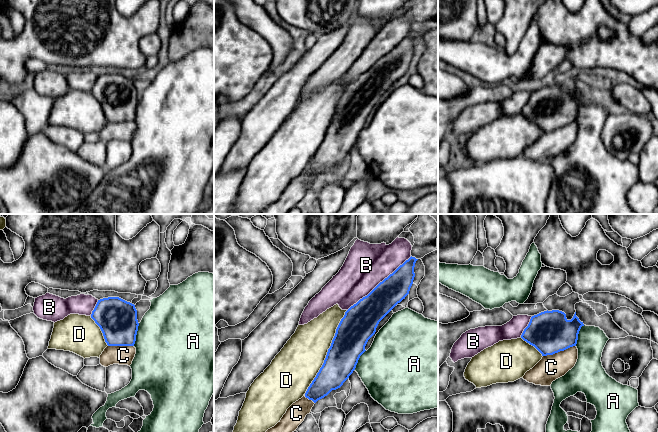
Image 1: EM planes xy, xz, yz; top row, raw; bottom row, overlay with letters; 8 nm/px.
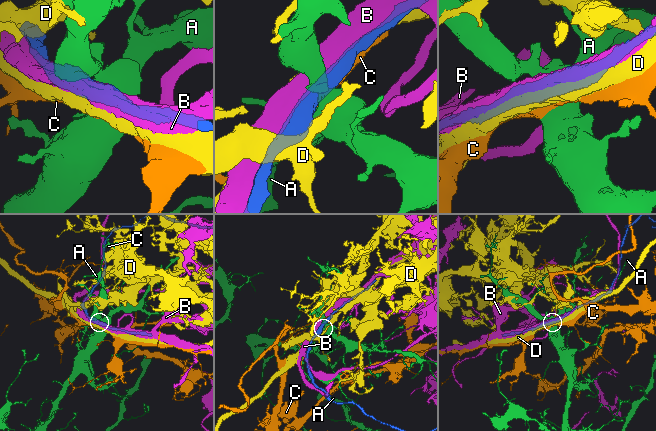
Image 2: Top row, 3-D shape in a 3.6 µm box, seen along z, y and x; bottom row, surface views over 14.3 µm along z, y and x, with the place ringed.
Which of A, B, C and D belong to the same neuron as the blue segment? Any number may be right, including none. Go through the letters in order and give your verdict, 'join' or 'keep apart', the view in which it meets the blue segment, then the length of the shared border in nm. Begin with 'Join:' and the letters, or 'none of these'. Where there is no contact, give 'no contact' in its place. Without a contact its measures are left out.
Join: B
A: keep apart; contact in xy; length 190 nm
B: join; contact in xz; length 700 nm
C: keep apart; contact in yz; length 280 nm
D: keep apart; contact in xz; length 750 nm

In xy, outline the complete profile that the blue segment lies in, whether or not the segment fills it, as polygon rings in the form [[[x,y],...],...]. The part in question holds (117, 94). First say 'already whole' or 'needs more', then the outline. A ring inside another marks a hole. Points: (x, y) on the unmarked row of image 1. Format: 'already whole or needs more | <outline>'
already whole | [[[119,73],[103,74],[98,76],[91,94],[100,103],[108,122],[134,122],[139,102],[134,80]]]

